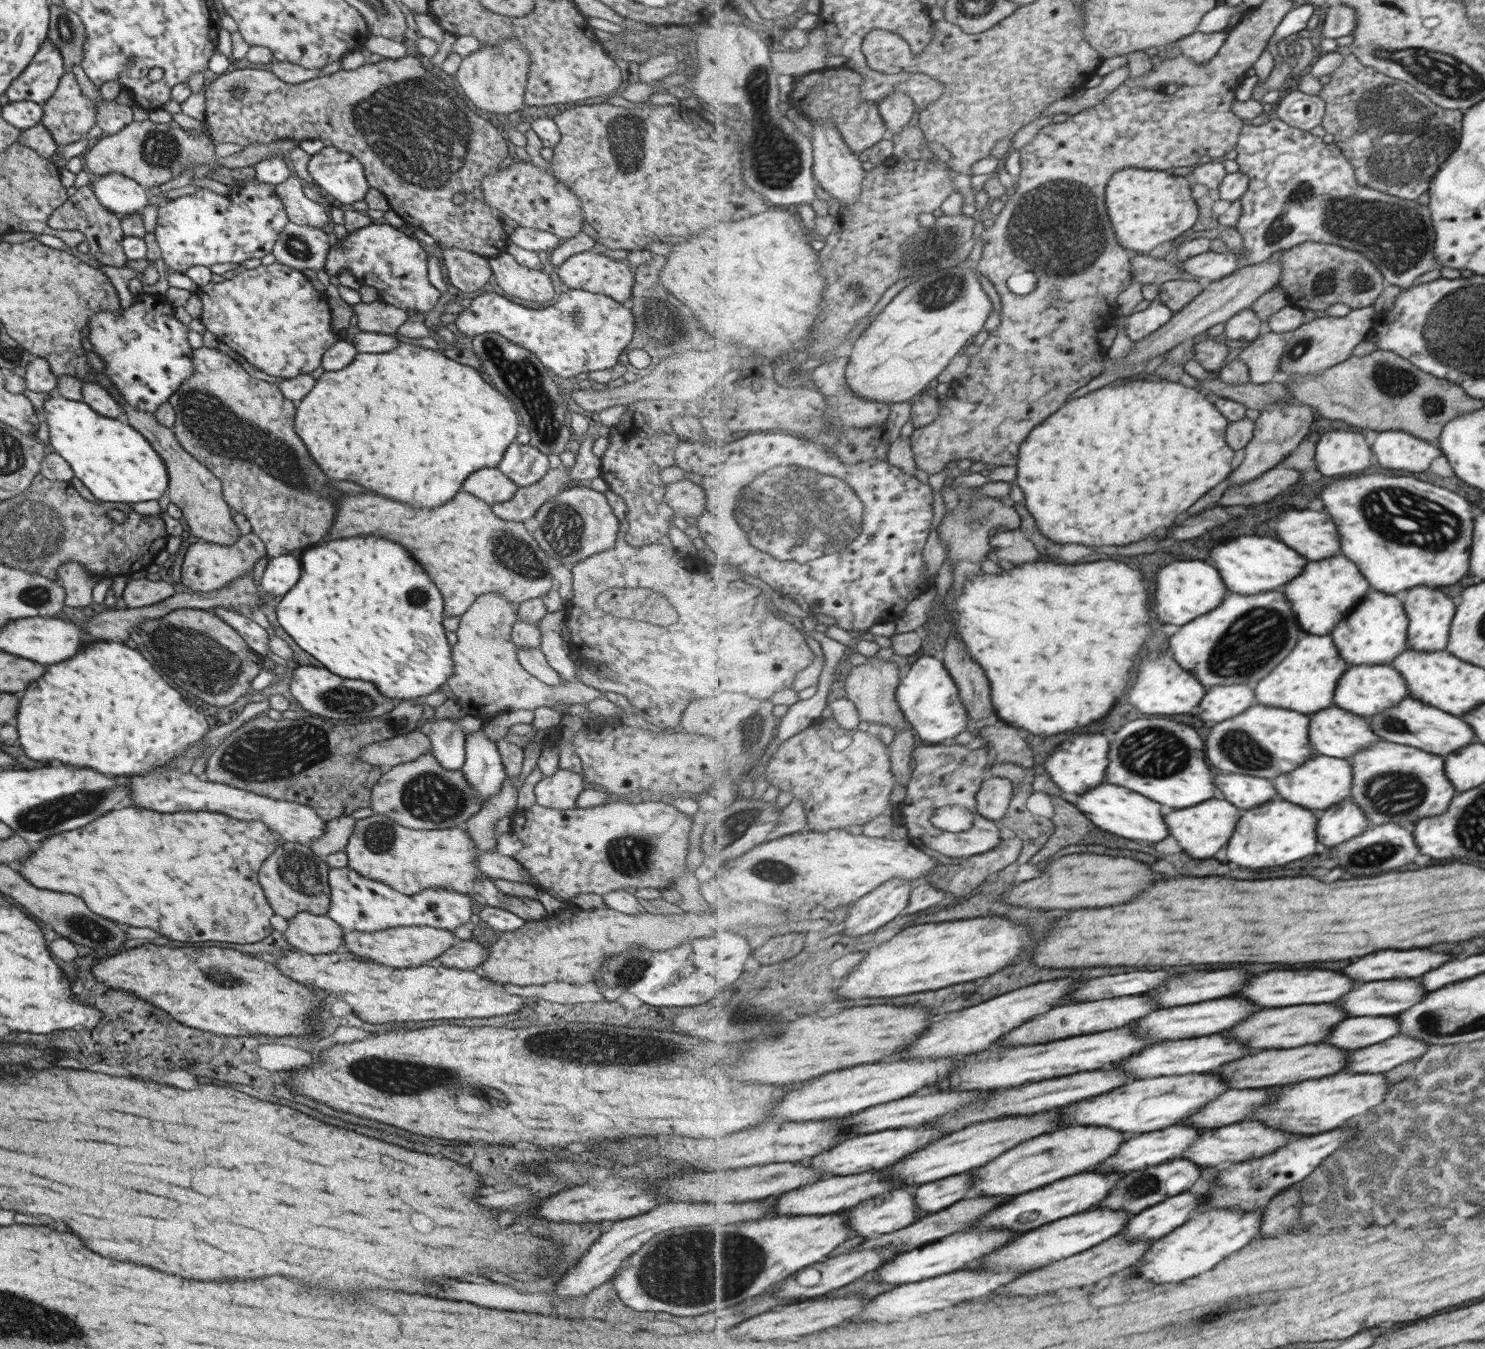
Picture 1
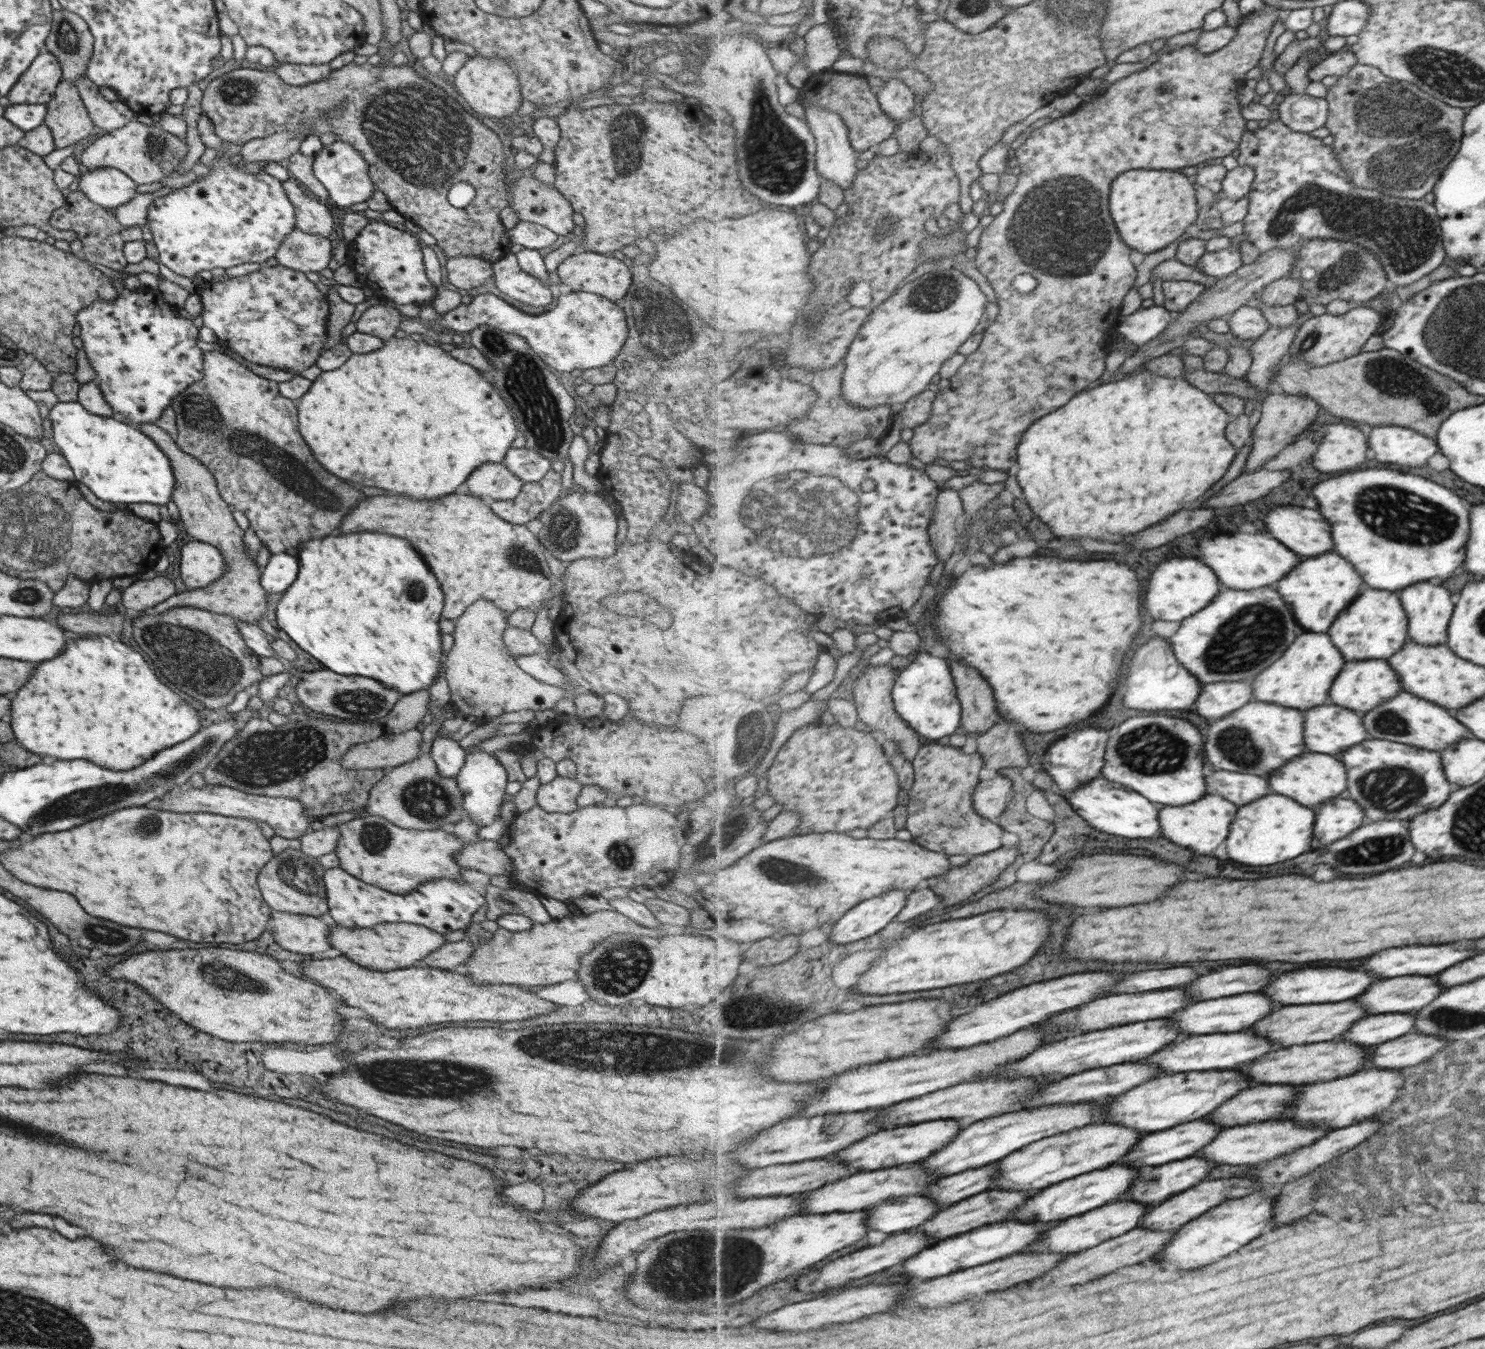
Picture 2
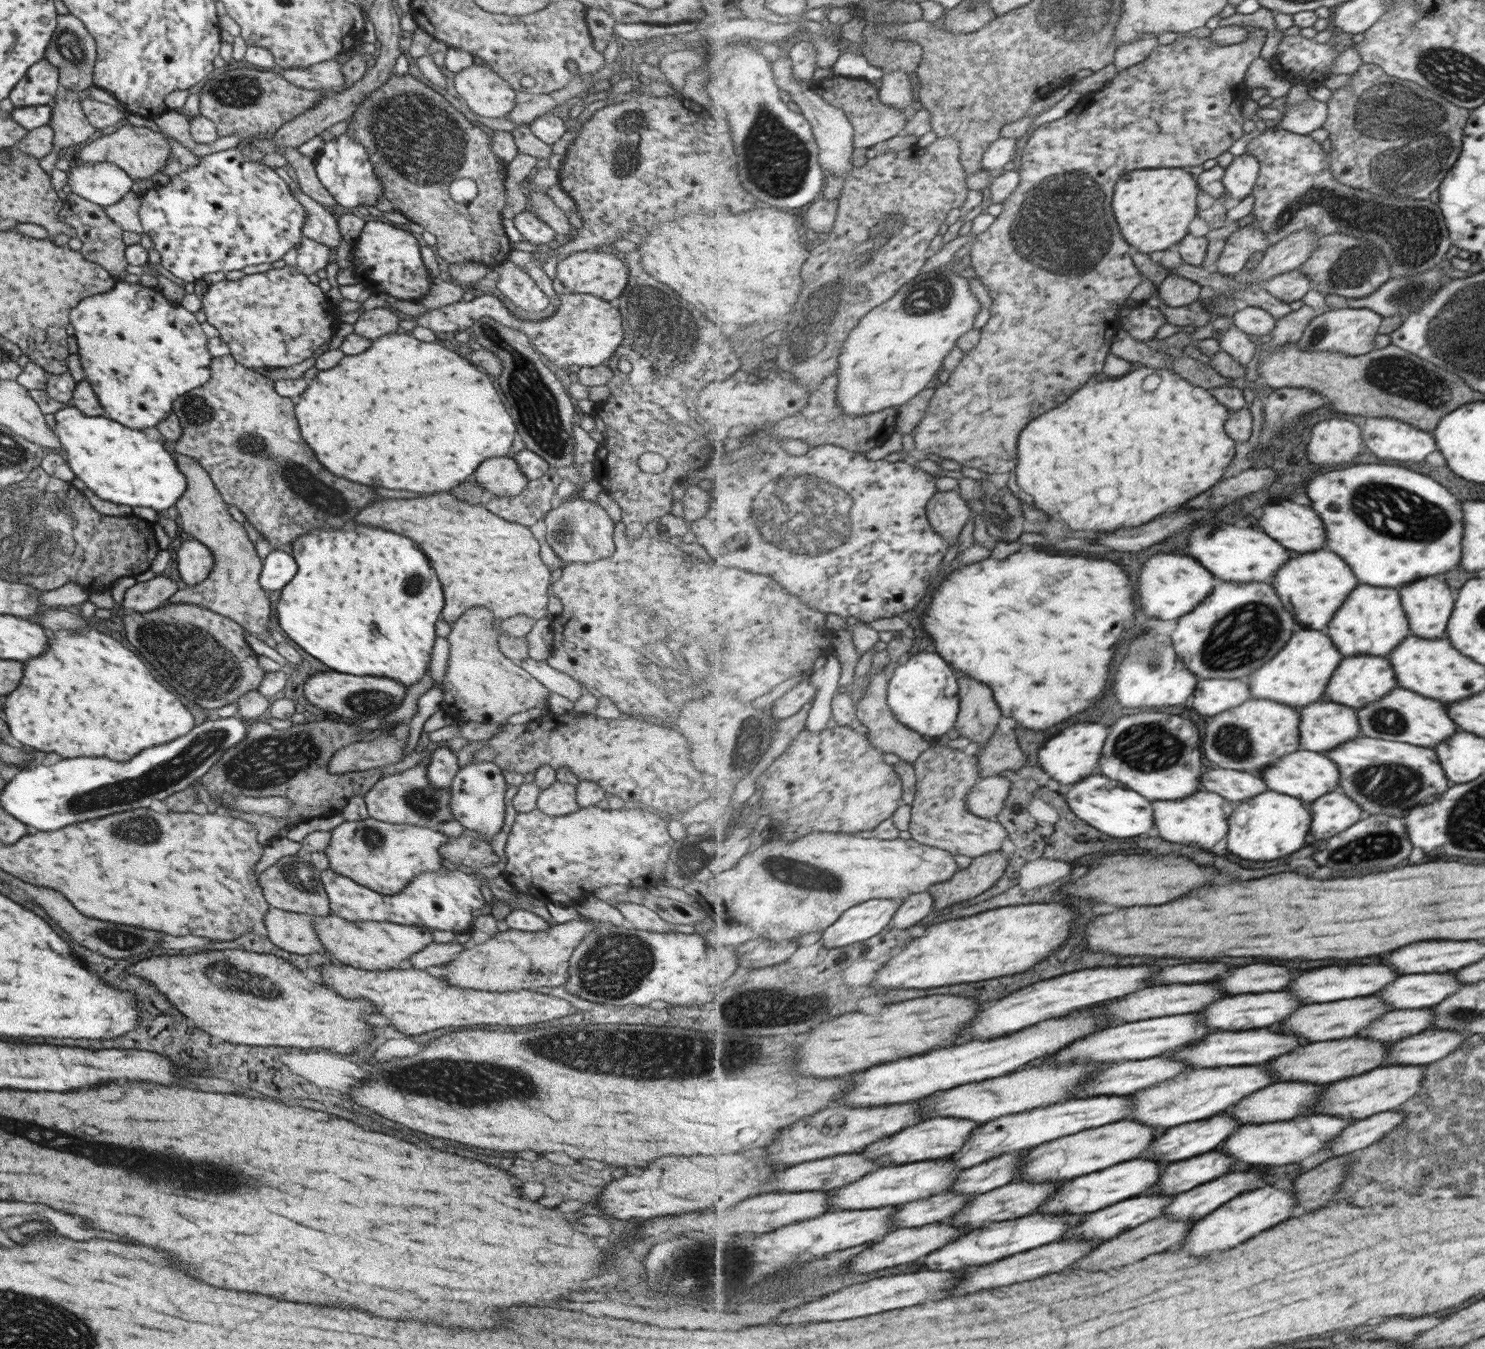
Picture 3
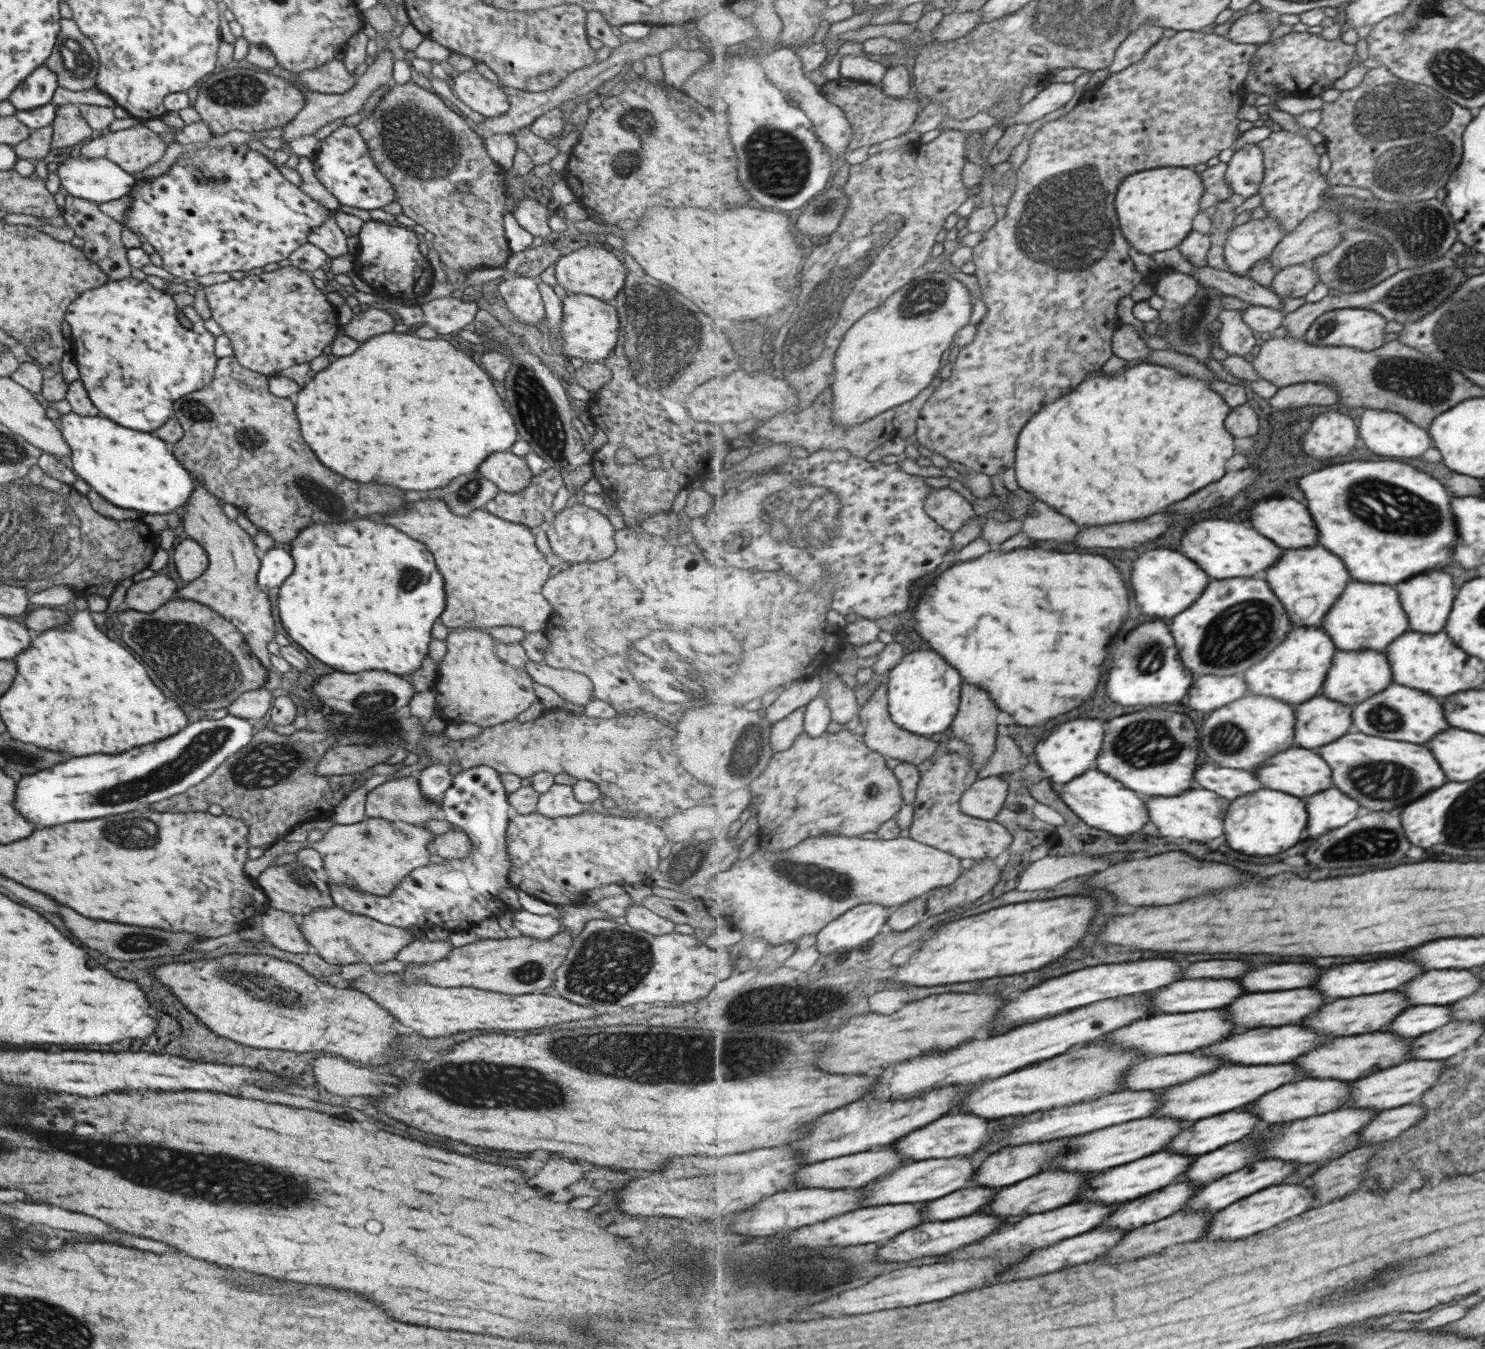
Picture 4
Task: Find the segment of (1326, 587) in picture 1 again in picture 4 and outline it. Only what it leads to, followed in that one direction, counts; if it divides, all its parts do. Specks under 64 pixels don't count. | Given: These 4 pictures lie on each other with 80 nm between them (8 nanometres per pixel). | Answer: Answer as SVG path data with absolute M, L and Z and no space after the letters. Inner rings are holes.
M1323 546L1285 550L1283 558L1267 572L1267 582L1273 586L1275 594L1285 602L1289 616L1299 626L1321 626L1337 598L1345 592L1347 584L1353 580L1348 567L1341 557L1329 552Z

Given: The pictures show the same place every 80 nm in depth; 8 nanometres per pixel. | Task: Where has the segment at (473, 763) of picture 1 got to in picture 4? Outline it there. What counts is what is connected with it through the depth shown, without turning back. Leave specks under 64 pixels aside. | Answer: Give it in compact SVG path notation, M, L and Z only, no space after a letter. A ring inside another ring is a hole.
M490 766L469 767L455 774L443 793L440 808L444 819L458 826L471 841L472 851L466 858L443 858L438 864L429 862L415 867L386 897L333 883L328 886L332 904L345 912L362 914L381 924L402 929L411 926L422 930L431 926L447 930L467 929L484 918L503 915L510 908L499 899L498 893L510 885L505 835L511 806L499 776Z

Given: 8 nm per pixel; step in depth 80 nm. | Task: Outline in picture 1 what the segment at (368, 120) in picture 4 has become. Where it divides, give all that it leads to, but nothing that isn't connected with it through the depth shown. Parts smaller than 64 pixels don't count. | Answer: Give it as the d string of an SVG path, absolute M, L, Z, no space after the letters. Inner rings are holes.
M418 54L403 56L399 60L382 59L380 62L367 62L363 66L358 66L355 70L339 69L328 76L317 77L307 82L299 82L299 84L286 84L278 80L269 70L253 69L252 66L244 66L235 69L227 74L221 74L219 78L213 80L207 87L203 88L204 100L204 123L206 126L206 134L212 142L229 142L229 144L240 144L245 147L250 143L267 144L272 140L287 138L291 140L330 140L335 149L351 154L357 159L364 170L369 187L378 190L387 199L390 209L399 216L404 222L408 222L417 229L423 230L433 238L435 244L441 247L458 248L486 259L495 258L504 252L507 235L503 232L503 219L497 209L489 208L483 200L483 193L480 190L480 180L495 169L503 167L503 159L508 157L507 146L505 140L497 131L497 122L489 123L487 120L478 115L467 107L467 104L459 98L459 94L453 91L445 82L439 81L437 76L425 70L421 65L422 58ZM461 192L463 202L455 205L451 201L451 196Z

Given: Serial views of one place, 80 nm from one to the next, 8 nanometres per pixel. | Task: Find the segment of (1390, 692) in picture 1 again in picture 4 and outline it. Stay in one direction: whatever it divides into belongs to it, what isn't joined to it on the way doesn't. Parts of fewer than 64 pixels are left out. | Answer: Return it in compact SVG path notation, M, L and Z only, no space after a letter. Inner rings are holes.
M1364 650L1365 652L1337 652L1337 662L1333 662L1333 670L1329 670L1329 678L1323 690L1327 698L1345 704L1361 704L1392 683L1392 669L1387 656L1383 652L1379 654L1380 651L1377 650Z

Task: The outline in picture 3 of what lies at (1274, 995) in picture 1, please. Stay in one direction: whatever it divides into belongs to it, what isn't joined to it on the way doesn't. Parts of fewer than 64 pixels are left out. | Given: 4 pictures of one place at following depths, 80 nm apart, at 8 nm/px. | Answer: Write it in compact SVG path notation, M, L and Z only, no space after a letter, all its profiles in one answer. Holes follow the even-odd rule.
M1365 964L1365 966L1329 966L1329 968L1319 968L1301 974L1289 988L1287 992L1295 994L1297 998L1305 1002L1335 1002L1335 1000L1345 1000L1345 998L1357 998L1357 996L1371 996L1381 986L1387 982L1395 980L1397 974L1391 972L1387 966L1381 964Z

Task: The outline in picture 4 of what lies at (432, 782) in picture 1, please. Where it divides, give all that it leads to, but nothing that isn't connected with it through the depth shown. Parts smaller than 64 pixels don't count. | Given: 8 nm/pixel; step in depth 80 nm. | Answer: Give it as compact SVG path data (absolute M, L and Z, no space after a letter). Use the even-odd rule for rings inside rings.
M403 776L387 780L369 790L364 802L364 815L421 827L424 822L434 820L439 807L440 802L428 803L422 797L418 781L413 776Z

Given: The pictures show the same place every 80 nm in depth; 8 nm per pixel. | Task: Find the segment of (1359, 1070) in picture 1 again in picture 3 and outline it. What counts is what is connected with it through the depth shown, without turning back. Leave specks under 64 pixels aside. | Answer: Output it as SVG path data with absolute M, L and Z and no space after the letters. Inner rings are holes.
M1429 1028L1409 1038L1390 1043L1387 1065L1424 1065L1447 1057L1467 1035L1441 1028Z

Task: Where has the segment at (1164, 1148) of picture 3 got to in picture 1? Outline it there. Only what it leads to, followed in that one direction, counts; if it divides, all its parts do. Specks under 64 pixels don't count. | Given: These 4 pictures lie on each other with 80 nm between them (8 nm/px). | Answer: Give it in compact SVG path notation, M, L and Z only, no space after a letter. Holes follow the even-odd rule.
M1173 1126L1163 1130L1150 1133L1129 1135L1125 1144L1121 1144L1120 1149L1112 1154L1105 1162L1097 1164L1094 1168L1098 1172L1123 1172L1141 1170L1147 1166L1155 1166L1168 1160L1181 1159L1183 1150L1187 1150L1201 1136L1201 1128L1189 1128L1189 1126Z

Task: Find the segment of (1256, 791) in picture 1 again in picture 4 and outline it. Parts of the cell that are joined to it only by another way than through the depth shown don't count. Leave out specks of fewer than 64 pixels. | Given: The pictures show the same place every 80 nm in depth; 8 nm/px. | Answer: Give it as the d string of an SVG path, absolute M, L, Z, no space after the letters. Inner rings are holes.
M1205 764L1197 770L1197 782L1207 790L1213 790L1229 800L1235 800L1239 796L1251 794L1264 787L1264 784L1261 784L1257 777L1247 770L1219 768L1211 764Z

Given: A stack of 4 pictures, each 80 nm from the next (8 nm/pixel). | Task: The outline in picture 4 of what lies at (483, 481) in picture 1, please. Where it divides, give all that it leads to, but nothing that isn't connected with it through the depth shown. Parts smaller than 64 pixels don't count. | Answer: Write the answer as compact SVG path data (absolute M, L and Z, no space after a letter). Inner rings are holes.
M509 450L491 453L477 469L483 478L505 493L523 490L532 477L522 457L513 455Z

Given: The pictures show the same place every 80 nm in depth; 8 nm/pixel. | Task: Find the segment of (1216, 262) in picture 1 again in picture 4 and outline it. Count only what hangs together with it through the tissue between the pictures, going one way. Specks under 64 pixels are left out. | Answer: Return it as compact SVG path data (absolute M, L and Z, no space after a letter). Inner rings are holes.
M1276 217L1250 219L1231 228L1224 245L1224 258L1228 270L1247 276L1259 260L1269 260L1275 247L1287 234Z

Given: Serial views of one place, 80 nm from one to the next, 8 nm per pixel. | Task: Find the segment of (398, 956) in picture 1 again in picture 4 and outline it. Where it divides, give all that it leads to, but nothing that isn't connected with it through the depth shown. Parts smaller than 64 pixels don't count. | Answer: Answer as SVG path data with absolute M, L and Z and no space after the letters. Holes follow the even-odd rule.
M320 906L309 914L296 916L298 927L311 951L317 953L325 962L334 965L377 964L391 960L402 948L414 942L411 933L398 926L381 924L362 914L351 914L336 906Z

